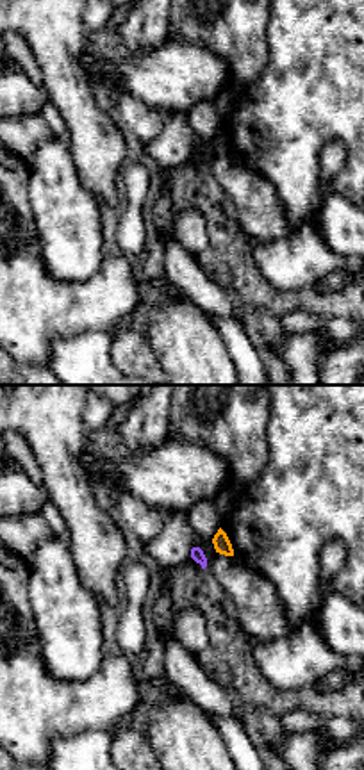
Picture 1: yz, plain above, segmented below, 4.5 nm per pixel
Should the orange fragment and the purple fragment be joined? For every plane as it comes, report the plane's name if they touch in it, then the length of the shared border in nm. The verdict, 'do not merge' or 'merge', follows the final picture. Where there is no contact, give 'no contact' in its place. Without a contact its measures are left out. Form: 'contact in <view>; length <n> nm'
no contact

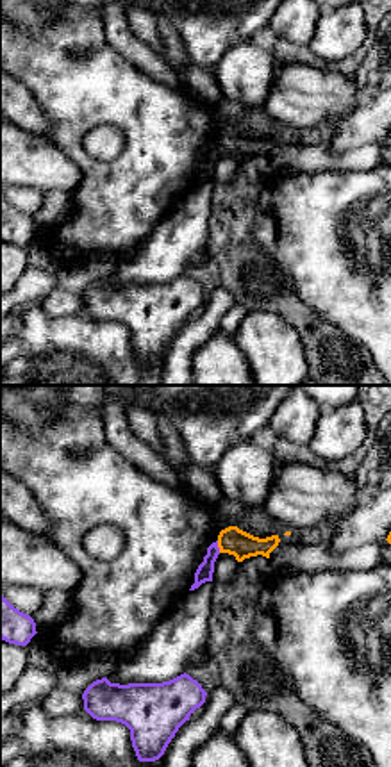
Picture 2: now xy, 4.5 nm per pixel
contact in xy; length 60 nm

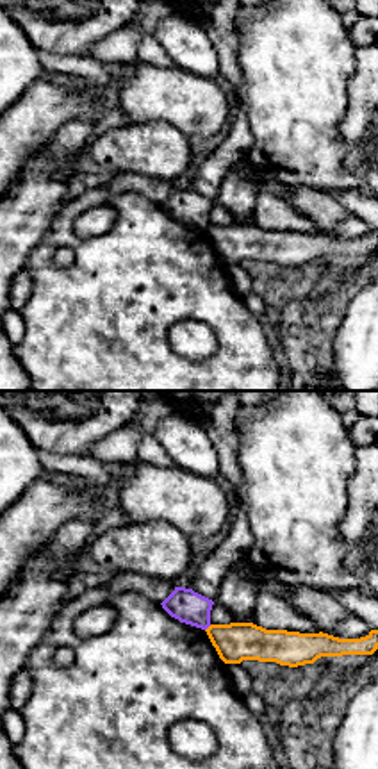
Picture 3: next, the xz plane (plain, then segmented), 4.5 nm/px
contact in xz; length 40 nm

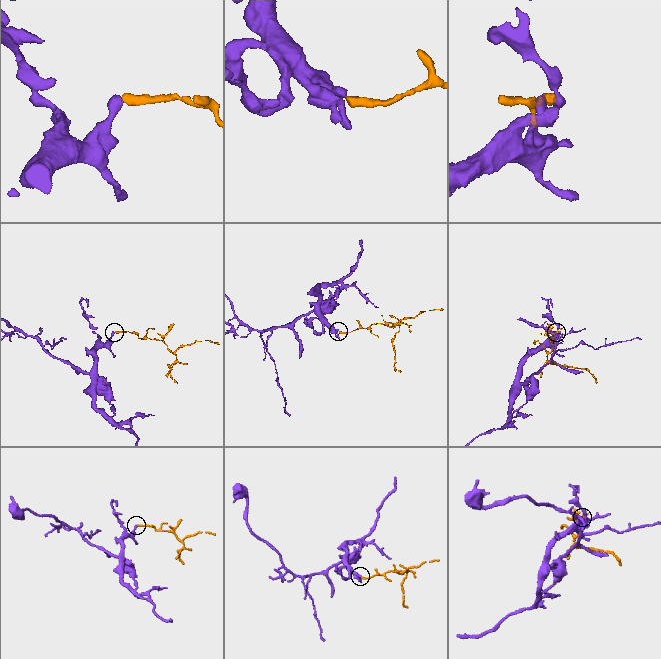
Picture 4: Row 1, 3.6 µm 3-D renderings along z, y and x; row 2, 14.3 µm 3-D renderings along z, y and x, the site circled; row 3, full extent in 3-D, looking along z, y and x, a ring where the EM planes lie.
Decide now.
do not merge

